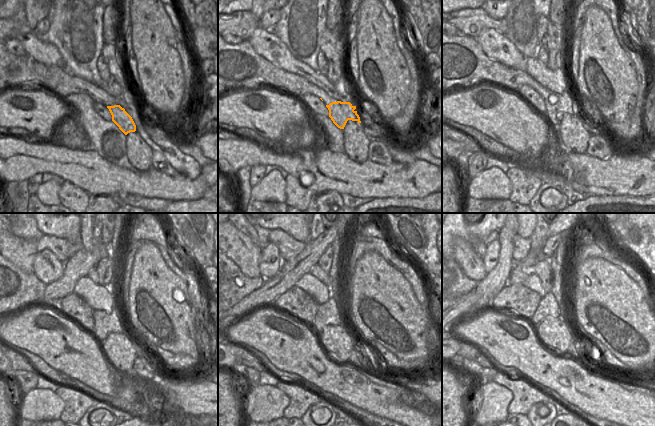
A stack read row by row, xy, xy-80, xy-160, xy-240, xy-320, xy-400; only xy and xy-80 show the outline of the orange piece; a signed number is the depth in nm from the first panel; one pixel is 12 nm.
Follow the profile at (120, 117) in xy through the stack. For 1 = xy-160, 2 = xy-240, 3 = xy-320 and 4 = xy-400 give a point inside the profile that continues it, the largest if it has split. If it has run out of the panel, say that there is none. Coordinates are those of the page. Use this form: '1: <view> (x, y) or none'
1: xy-160 (567, 104)
2: xy-240 (105, 324)
3: xy-320 (329, 313)
4: xy-400 (548, 308)

